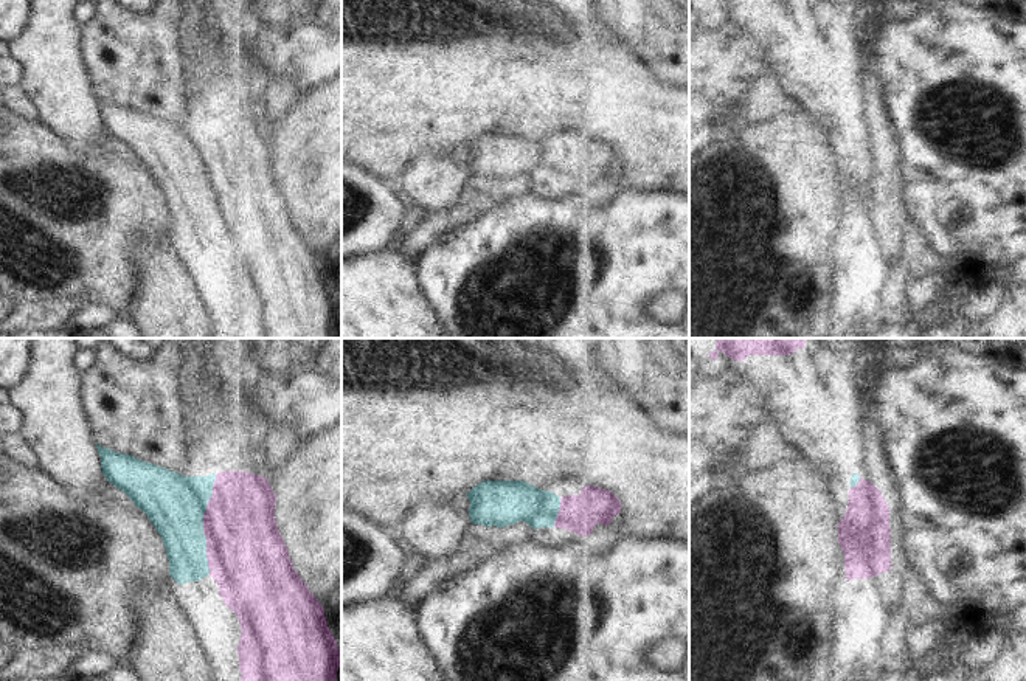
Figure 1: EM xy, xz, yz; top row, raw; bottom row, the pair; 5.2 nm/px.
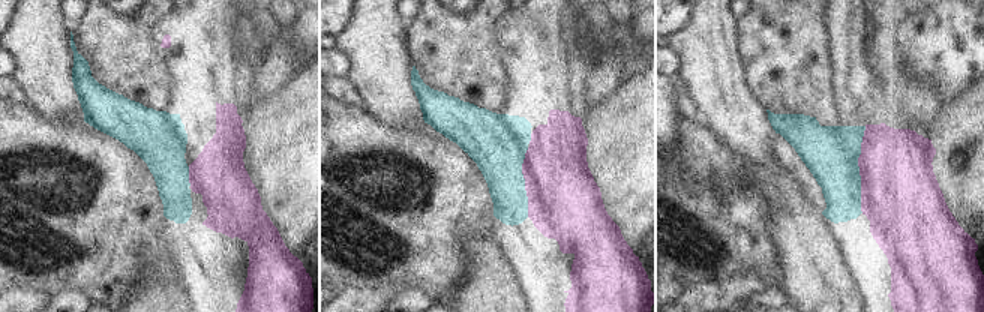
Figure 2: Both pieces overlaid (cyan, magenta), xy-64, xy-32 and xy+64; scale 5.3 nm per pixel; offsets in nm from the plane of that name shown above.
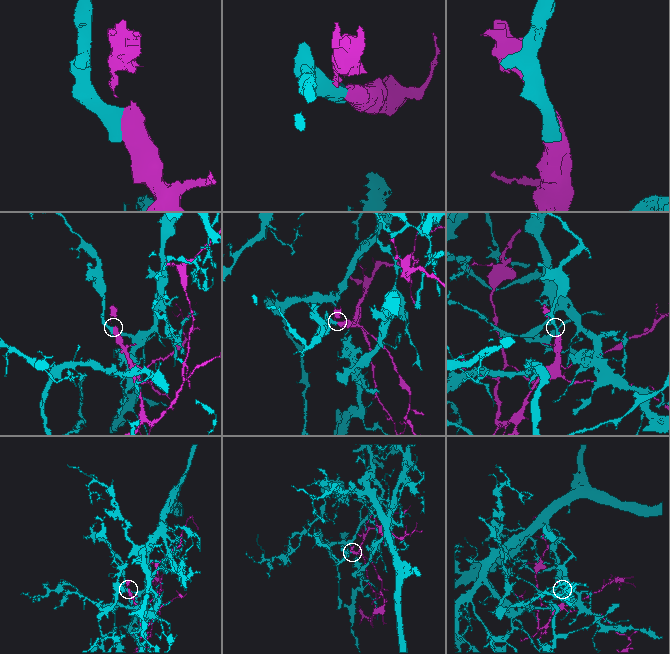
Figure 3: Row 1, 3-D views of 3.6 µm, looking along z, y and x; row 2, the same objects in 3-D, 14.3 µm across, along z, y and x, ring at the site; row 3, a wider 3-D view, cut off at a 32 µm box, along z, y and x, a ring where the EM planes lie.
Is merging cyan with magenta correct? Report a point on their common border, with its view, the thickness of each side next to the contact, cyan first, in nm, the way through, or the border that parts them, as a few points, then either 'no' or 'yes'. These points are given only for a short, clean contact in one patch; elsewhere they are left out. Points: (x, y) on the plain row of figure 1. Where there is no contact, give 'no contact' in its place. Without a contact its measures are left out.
contact xy (202, 177); calibres 300 and 400 nm; no

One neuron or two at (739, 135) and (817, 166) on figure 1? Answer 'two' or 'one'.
one

